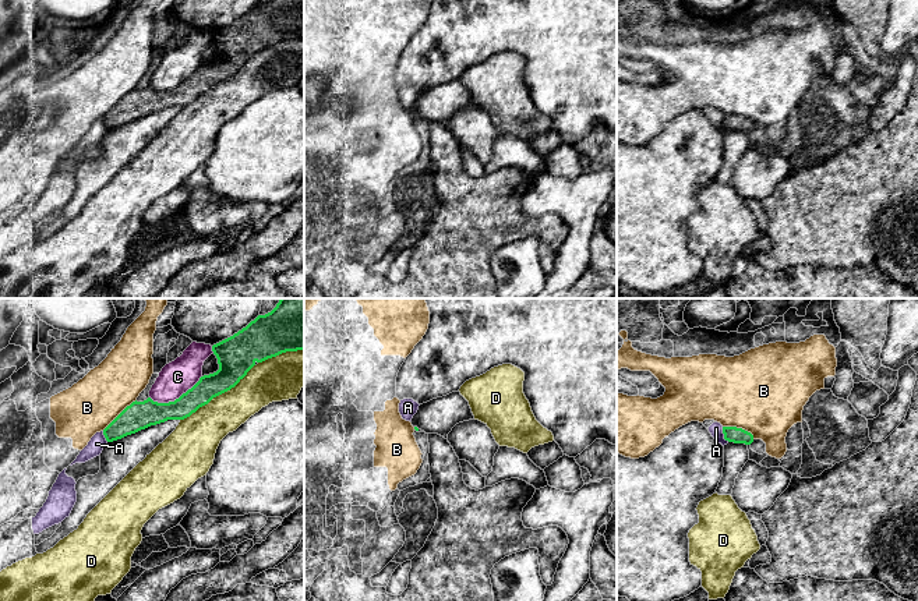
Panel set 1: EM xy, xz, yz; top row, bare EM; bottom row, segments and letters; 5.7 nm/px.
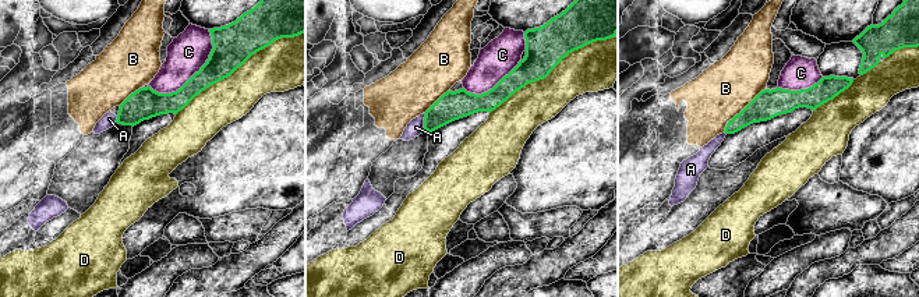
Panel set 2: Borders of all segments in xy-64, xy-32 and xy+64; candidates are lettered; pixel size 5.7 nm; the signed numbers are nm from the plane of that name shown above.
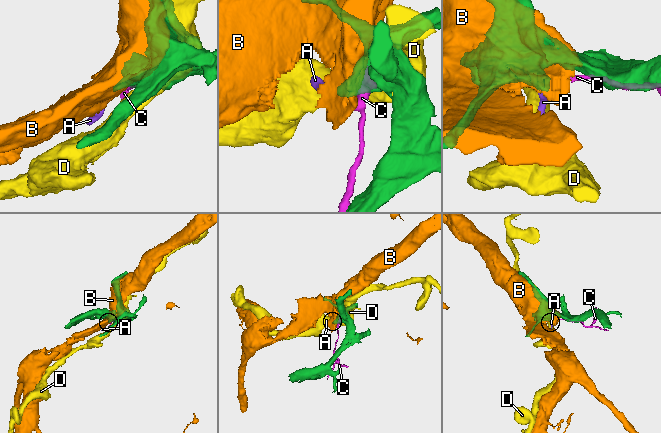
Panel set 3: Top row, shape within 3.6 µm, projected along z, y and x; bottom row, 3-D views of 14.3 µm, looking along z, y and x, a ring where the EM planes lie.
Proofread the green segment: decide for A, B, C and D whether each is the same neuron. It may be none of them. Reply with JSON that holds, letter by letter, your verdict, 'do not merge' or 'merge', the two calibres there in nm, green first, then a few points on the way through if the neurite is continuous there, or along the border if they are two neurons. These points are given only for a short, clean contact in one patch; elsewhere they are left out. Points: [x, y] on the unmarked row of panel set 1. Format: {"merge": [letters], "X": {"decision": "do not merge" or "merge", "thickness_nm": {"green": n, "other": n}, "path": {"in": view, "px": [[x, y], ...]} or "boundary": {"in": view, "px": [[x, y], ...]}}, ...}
{"merge": [], "A": {"decision": "do not merge", "thickness_nm": {"green": 90, "other": 80}, "boundary": {"in": "yz", "px": [[721, 115], [723, 124], [728, 128]]}}, "B": {"decision": "do not merge", "thickness_nm": {"green": 160, "other": 300}}, "C": {"decision": "do not merge", "thickness_nm": {"green": 160, "other": 190}}, "D": {"decision": "do not merge", "thickness_nm": {"green": 220, "other": 240}}}

